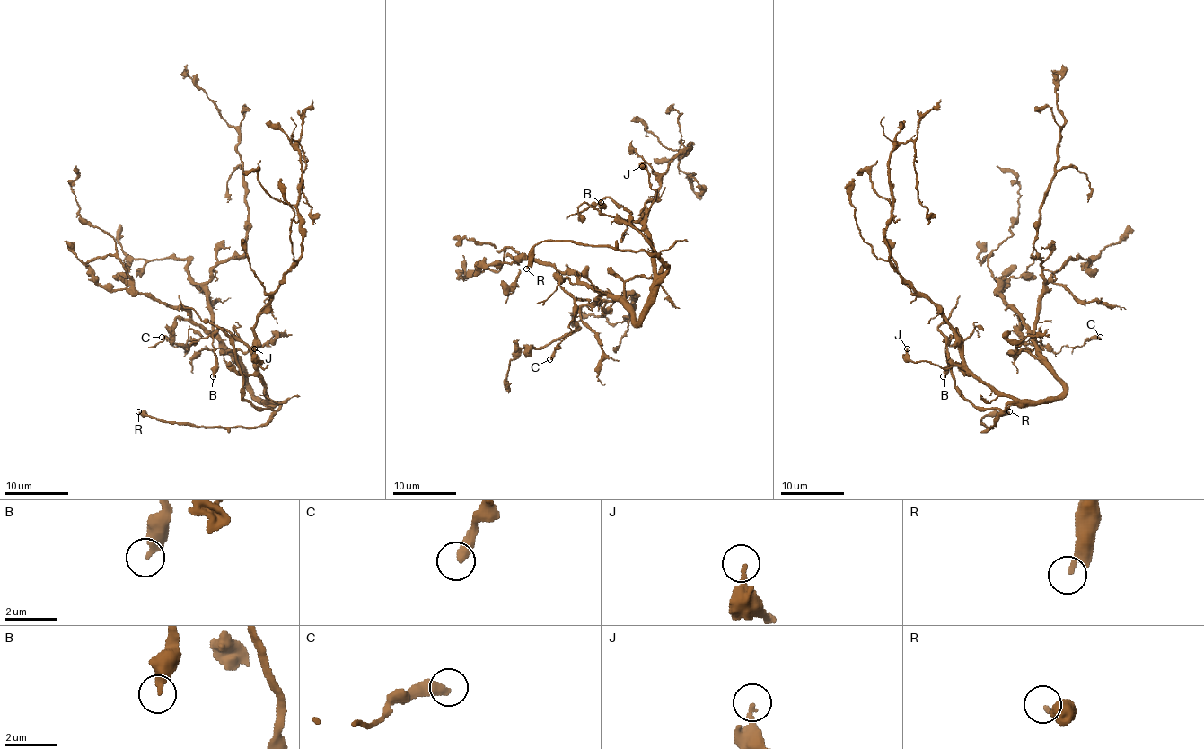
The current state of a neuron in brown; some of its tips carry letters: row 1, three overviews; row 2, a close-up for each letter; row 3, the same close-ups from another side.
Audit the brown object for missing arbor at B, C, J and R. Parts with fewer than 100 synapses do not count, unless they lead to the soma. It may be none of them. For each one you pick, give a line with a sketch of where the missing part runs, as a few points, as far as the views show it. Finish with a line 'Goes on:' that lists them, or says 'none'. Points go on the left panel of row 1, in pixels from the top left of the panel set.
R: (138, 411), (128, 392), (95, 359), (83, 322), (78, 282), (92, 206), (91, 193), (76, 179), (82, 172)
Goes on: R

